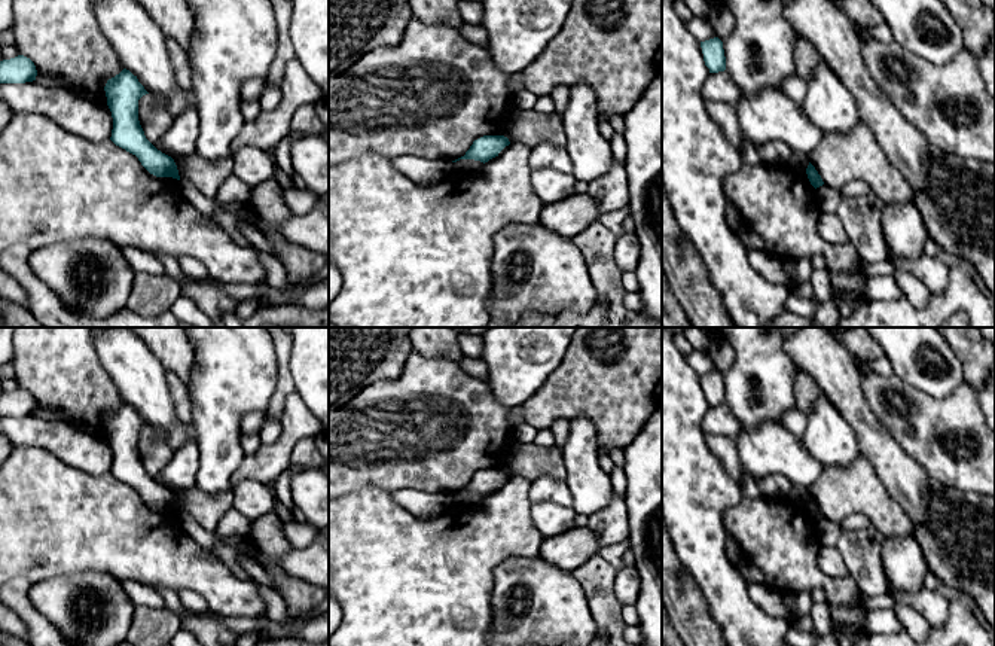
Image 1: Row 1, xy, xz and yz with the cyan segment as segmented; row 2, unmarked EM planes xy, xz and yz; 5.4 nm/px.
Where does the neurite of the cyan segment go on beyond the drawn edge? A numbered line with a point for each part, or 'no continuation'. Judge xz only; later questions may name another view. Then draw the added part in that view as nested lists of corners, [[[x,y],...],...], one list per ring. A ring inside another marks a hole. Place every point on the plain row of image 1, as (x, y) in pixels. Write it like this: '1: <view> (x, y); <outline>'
no continuation

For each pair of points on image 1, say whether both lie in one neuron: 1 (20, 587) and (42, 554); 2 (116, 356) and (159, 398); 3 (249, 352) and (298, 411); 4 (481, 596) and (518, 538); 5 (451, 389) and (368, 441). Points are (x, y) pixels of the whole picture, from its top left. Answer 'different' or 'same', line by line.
1: different
2: same
3: different
4: same
5: same

